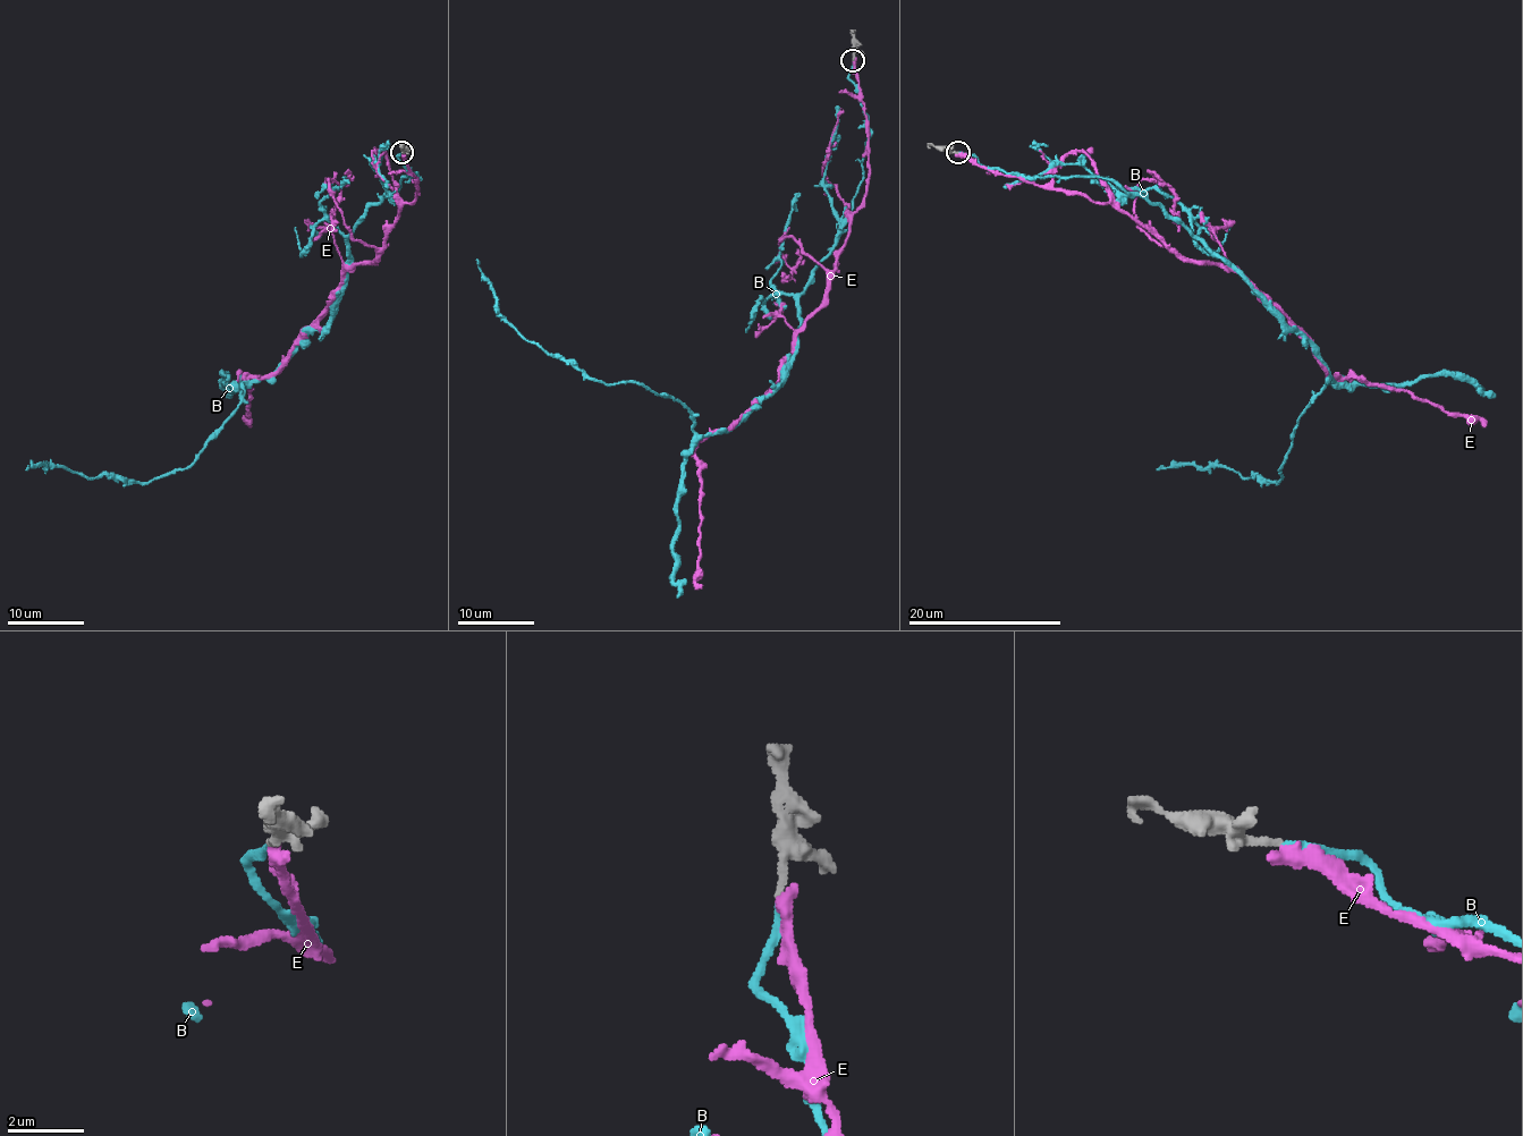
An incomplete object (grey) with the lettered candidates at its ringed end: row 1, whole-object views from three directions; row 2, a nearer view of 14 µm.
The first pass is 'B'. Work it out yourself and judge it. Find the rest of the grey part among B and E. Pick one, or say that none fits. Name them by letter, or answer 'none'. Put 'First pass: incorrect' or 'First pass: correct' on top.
First pass: correct
B

